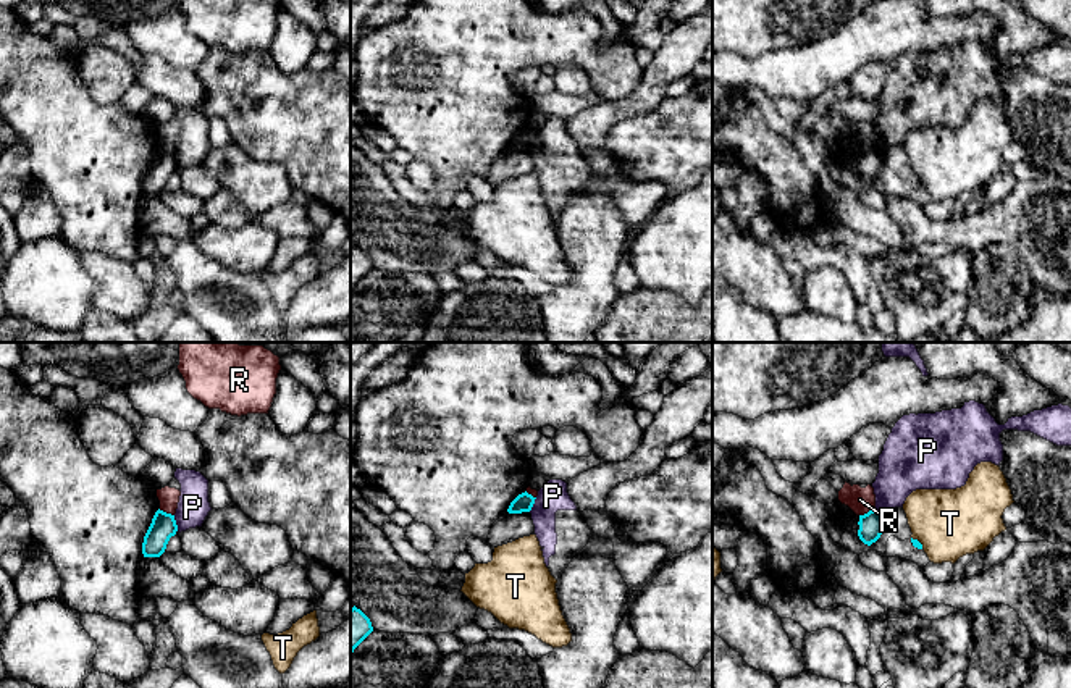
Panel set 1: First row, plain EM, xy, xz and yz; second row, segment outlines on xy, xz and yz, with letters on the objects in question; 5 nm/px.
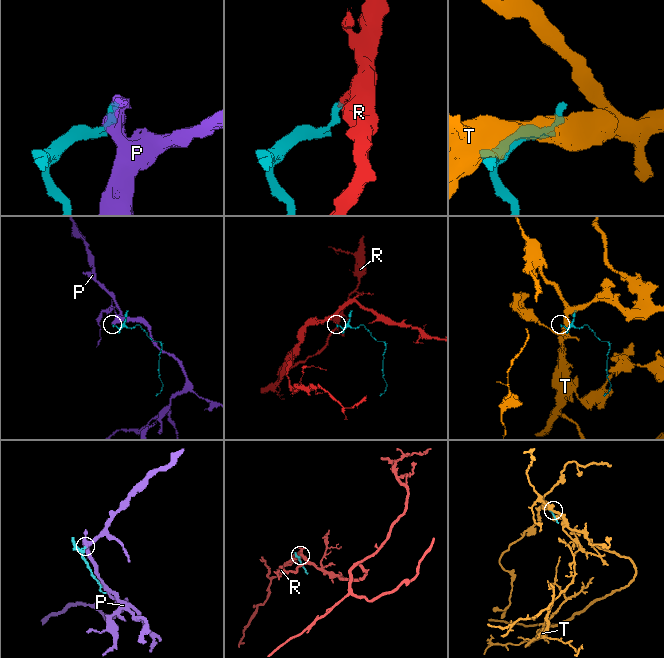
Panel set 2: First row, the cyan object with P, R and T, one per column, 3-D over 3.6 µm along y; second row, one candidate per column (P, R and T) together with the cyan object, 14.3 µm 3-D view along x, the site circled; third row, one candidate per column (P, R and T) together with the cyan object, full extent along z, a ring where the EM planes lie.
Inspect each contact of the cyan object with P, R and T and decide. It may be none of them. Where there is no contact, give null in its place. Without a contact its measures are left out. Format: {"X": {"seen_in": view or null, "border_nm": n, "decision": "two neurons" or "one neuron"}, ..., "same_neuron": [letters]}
{"P": {"seen_in": "xy", "border_nm": 80, "decision": "two neurons"}, "R": {"seen_in": "yz", "border_nm": 90, "decision": "two neurons"}, "T": {"seen_in": "yz", "border_nm": 90, "decision": "two neurons"}, "same_neuron": []}

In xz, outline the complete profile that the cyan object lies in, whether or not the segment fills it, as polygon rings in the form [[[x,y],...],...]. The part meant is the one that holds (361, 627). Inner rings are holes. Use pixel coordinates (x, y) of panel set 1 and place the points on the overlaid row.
[[[354,606],[351,609],[351,654],[372,631],[370,619]]]

